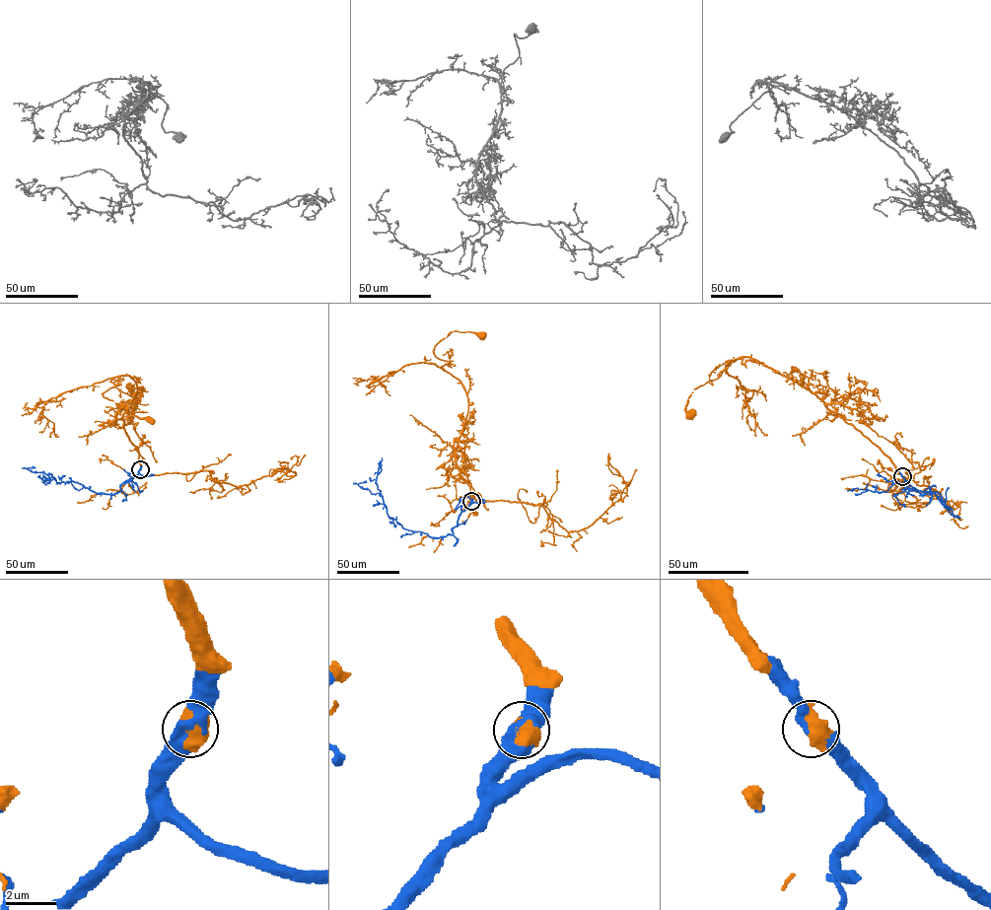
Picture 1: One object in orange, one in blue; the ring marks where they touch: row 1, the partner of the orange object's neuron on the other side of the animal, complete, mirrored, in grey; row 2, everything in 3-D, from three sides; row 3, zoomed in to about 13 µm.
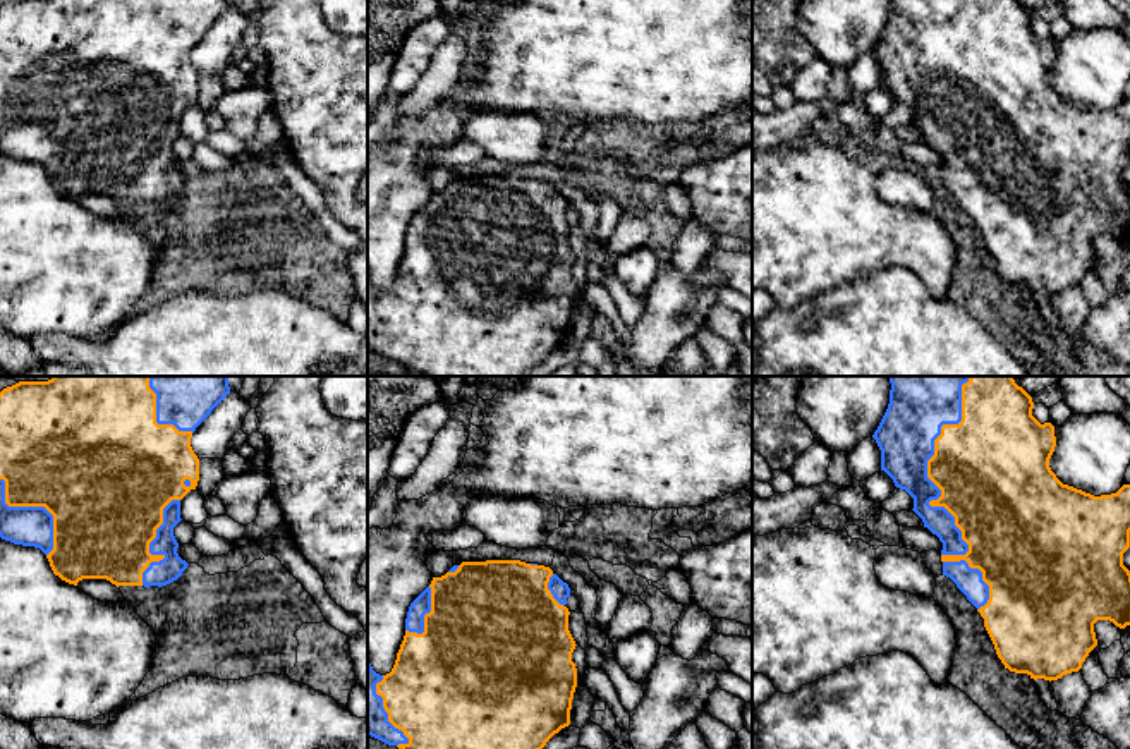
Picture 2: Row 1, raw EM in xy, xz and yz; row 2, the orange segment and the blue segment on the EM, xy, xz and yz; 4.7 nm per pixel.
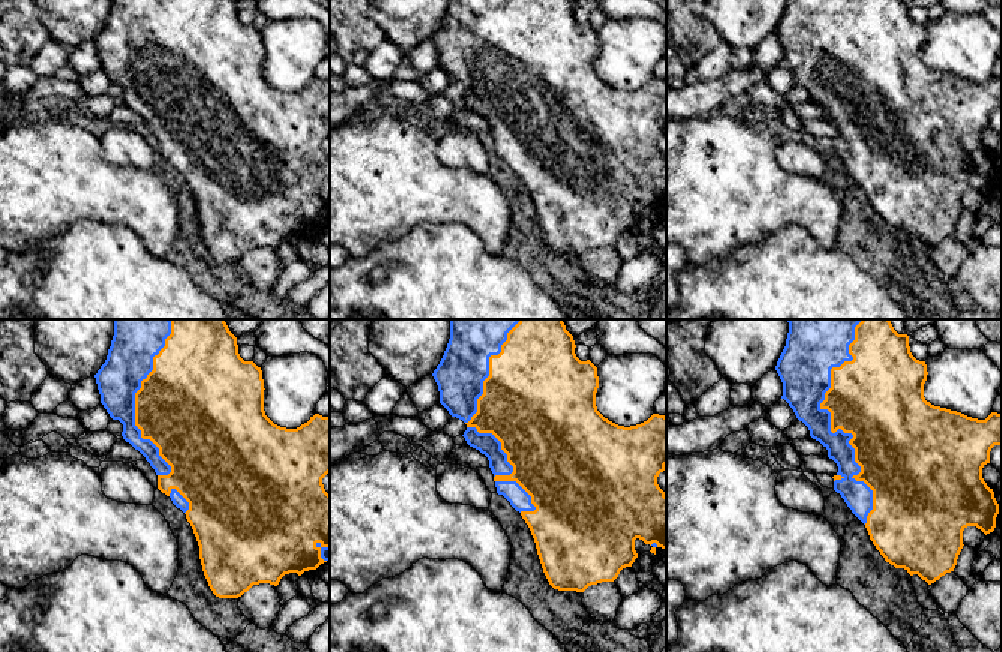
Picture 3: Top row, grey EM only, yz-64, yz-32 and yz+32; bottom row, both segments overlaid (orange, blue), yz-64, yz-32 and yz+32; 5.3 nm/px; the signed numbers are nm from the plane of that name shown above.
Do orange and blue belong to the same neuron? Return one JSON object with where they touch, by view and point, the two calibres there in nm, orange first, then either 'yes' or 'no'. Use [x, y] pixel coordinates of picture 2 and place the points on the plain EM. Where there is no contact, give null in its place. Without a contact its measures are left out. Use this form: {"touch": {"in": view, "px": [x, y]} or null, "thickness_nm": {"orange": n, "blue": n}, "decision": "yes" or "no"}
{"touch": {"in": "yz", "px": [931, 95]}, "thickness_nm": {"orange": 460, "blue": 280}, "decision": "yes"}

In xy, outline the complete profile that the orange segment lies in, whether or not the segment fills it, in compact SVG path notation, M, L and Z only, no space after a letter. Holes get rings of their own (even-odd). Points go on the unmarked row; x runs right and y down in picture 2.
M12 0L0 7L0 153L14 160L39 163L62 196L77 201L82 194L106 194L118 201L167 201L187 184L177 168L173 143L180 134L180 115L196 105L199 74L191 62L196 43L230 9L228 0Z

